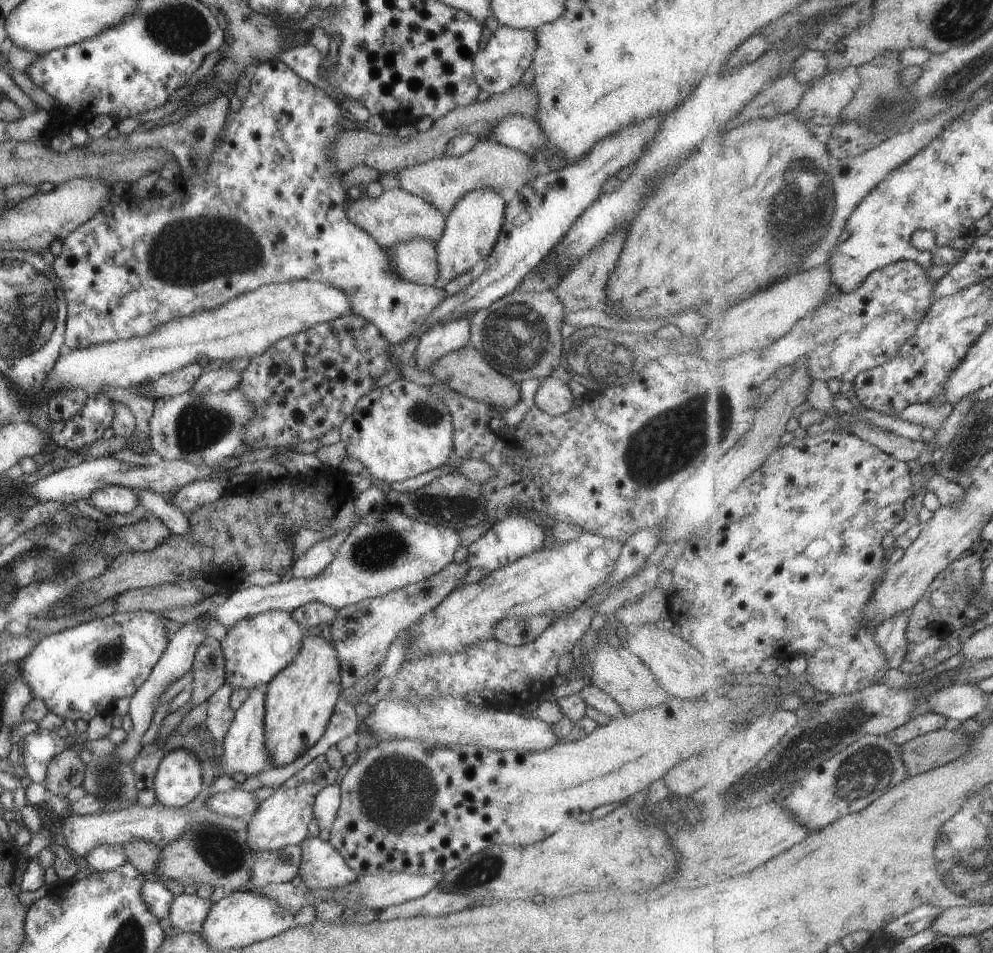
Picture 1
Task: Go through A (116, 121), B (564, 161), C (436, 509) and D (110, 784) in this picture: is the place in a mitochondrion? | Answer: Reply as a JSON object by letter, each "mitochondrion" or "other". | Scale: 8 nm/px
{"A":"other","B":"other","C":"mitochondrion","D":"mitochondrion"}

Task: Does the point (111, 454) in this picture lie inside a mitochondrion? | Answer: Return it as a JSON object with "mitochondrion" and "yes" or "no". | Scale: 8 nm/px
{"mitochondrion":"no"}

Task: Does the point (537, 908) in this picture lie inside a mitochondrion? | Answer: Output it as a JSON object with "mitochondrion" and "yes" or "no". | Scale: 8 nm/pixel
{"mitochondrion":"no"}

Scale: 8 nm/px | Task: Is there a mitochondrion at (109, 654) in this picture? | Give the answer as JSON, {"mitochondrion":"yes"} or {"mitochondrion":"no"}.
{"mitochondrion":"yes"}

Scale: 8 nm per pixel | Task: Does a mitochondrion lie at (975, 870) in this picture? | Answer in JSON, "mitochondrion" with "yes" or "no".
{"mitochondrion":"yes"}

